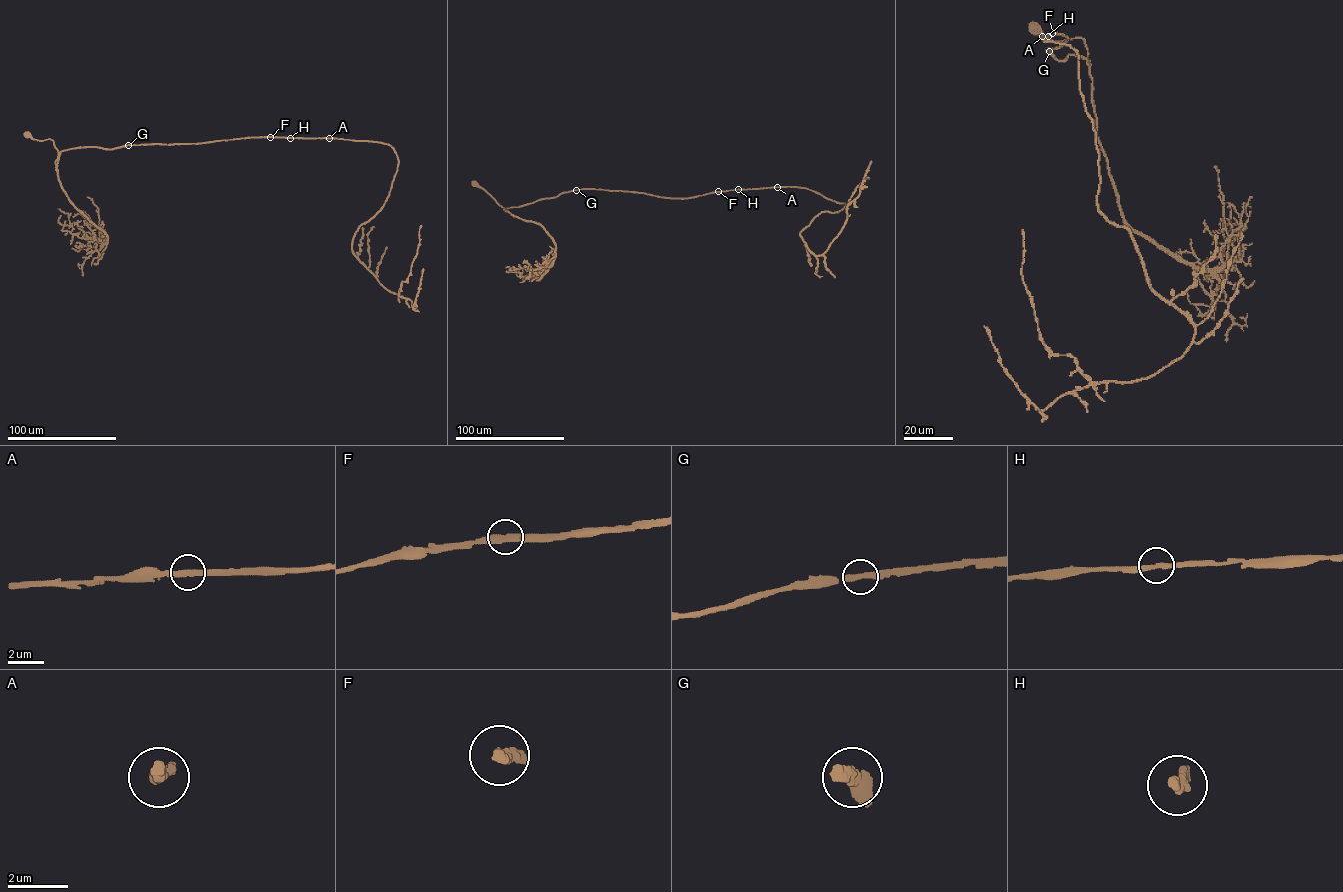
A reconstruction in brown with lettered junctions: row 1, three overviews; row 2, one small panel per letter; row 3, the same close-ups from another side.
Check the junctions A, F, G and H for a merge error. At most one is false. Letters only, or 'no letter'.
no letter

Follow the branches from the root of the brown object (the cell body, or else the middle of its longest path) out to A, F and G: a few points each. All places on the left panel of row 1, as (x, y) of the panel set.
A: (27, 135), (51, 139), (58, 156), (62, 151), (90, 147), (112, 149), (250, 137), (329, 138)
F: (27, 135), (51, 139), (58, 156), (76, 148), (112, 149), (270, 137)
G: (27, 135), (38, 140), (51, 139), (58, 156), (62, 151), (76, 148), (112, 149), (128, 145)

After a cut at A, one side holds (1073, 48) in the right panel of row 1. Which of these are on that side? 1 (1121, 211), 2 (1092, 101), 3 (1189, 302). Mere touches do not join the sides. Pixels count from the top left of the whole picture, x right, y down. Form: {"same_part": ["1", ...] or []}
{"same_part": []}

